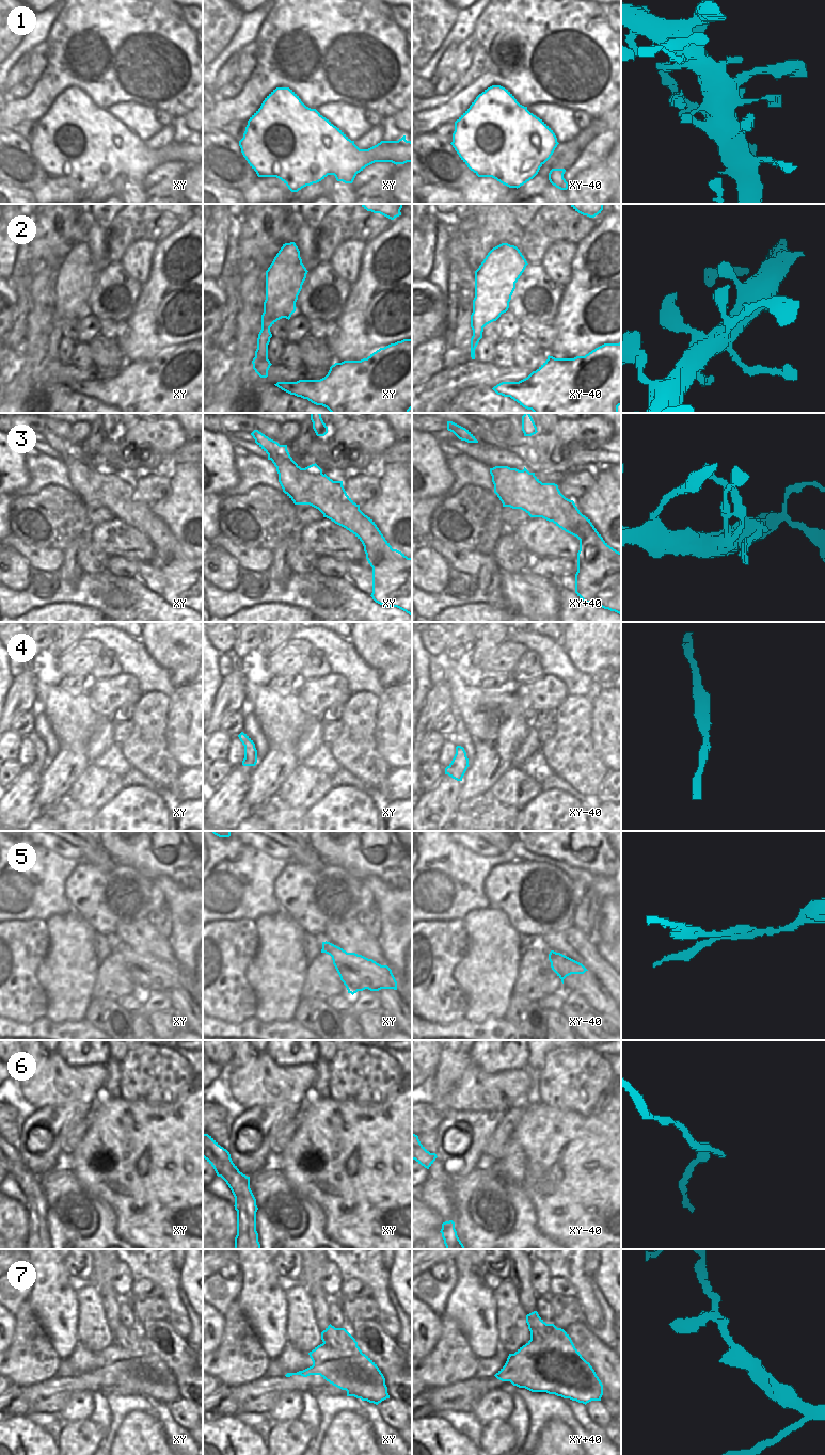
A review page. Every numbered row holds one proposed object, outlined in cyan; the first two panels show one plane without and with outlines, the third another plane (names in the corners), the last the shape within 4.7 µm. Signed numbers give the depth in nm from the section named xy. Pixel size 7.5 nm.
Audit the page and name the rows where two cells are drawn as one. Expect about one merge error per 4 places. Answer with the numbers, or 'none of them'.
5, 6, 7

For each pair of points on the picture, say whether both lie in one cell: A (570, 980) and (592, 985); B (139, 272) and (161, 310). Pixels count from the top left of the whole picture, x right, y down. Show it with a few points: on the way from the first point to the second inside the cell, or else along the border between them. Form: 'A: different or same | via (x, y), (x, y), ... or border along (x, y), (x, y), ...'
A: same | via (575, 982), (587, 985)
B: different | border along (152, 257), (148, 278), (142, 284)

